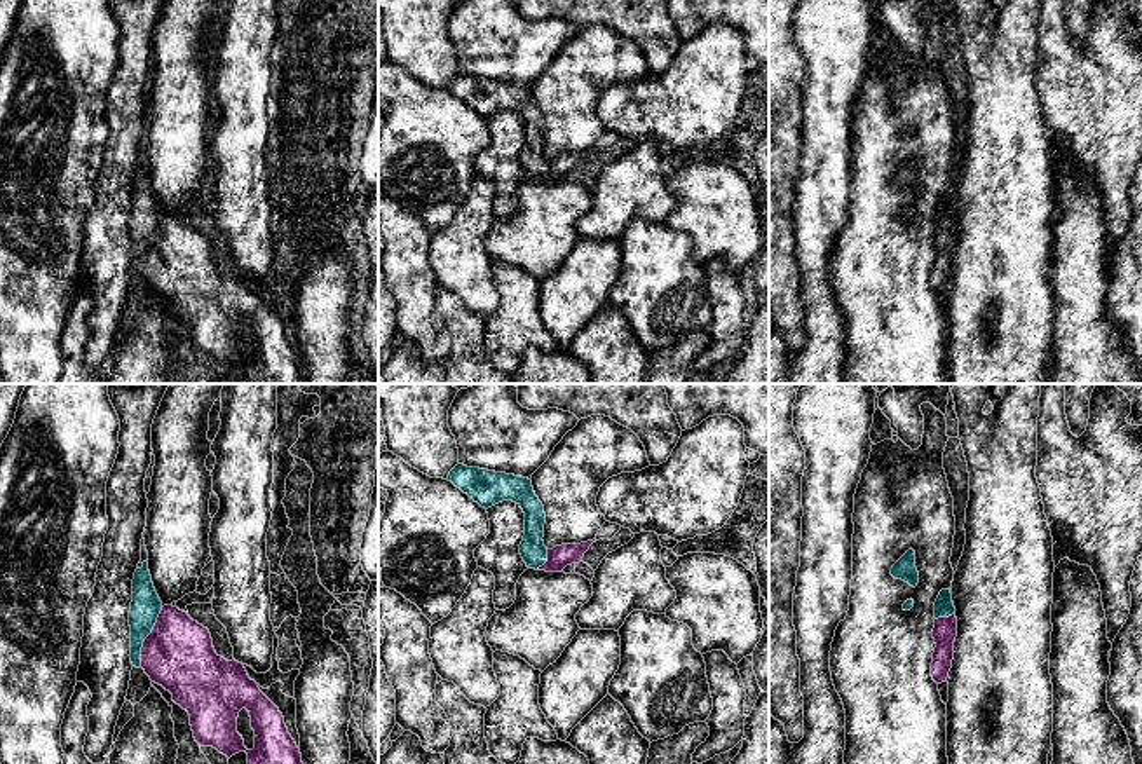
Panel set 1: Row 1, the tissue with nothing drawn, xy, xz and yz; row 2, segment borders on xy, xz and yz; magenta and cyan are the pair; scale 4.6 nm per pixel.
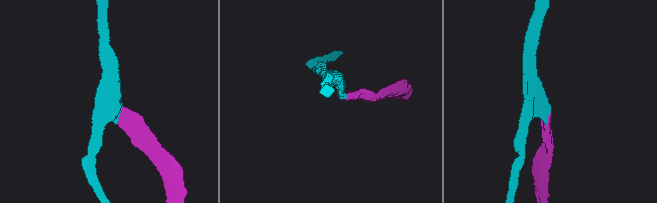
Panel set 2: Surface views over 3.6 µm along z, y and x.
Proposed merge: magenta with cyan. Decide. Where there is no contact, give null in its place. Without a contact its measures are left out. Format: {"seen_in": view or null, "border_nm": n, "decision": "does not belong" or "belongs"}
{"seen_in": "xy", "border_nm": 300, "decision": "belongs"}

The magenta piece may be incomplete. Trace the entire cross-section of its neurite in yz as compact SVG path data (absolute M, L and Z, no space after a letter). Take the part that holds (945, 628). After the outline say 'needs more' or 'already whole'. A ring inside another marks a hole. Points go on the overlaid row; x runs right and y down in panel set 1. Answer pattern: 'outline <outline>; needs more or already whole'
outline M941 590L935 602L935 652L931 663L931 677L936 684L947 680L948 672L952 668L954 659L954 642L957 637L957 617L955 607L952 602L952 593L948 590Z; needs more

